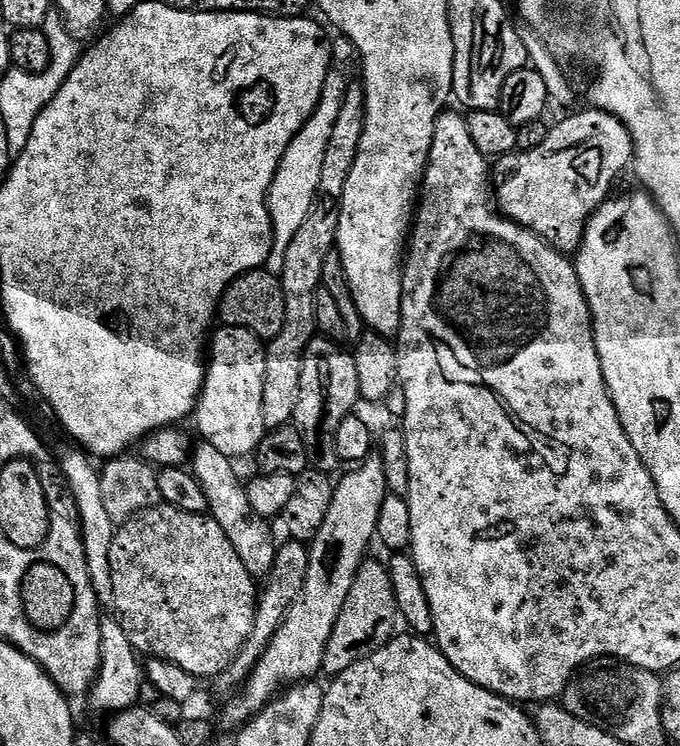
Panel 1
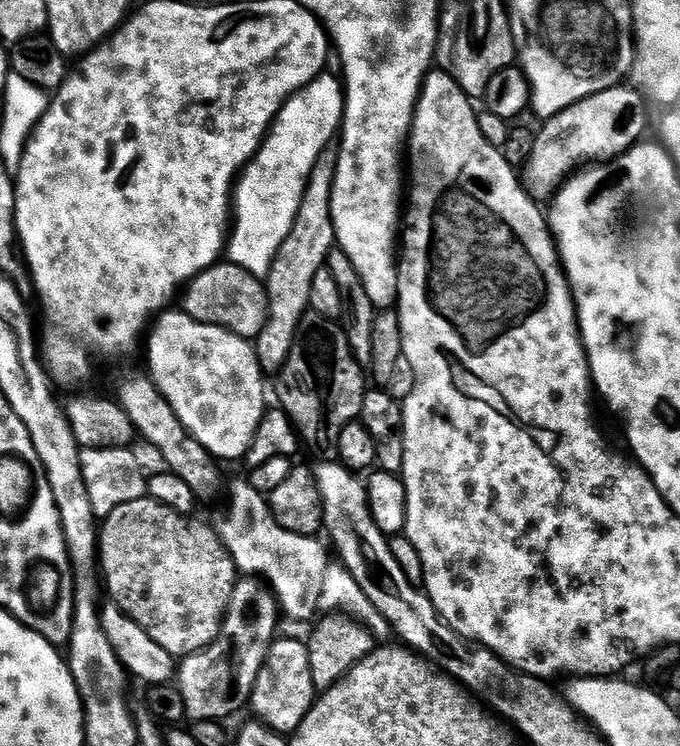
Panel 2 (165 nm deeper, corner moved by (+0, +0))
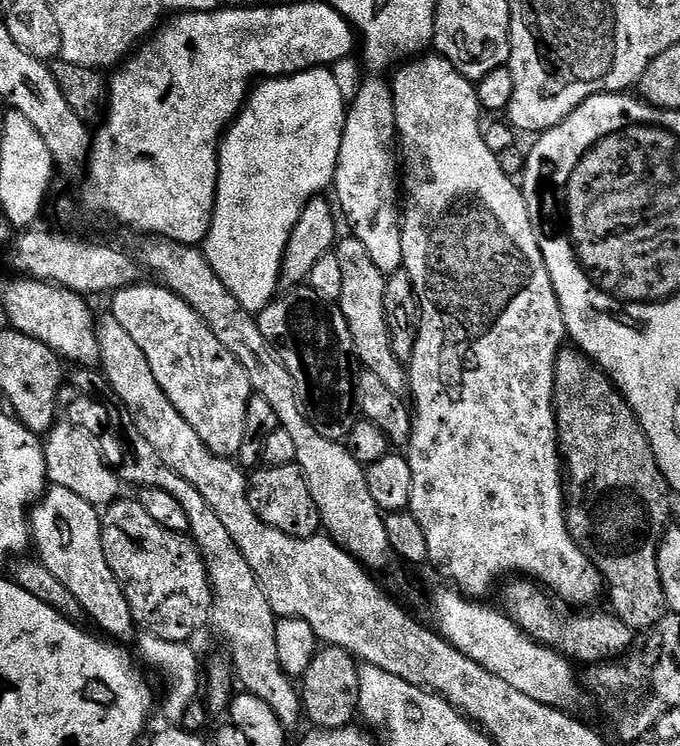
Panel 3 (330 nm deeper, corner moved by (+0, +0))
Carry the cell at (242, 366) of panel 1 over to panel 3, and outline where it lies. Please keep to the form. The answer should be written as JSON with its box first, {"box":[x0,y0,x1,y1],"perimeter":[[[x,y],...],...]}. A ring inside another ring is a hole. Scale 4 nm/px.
{"box":[111,282,254,457],"perimeter":[[[141,282],[118,289],[111,297],[111,316],[118,318],[126,334],[138,342],[142,354],[146,354],[146,362],[150,362],[150,370],[154,370],[154,378],[158,378],[158,386],[162,386],[166,398],[174,402],[174,410],[178,410],[178,414],[182,414],[182,418],[194,426],[198,438],[206,442],[215,456],[239,457],[242,433],[246,430],[246,406],[254,395],[250,378],[246,378],[246,370],[242,370],[238,358],[234,358],[234,354],[230,354],[230,350],[226,350],[226,346],[214,338],[204,319],[181,296],[176,296],[159,283],[148,283]]]}

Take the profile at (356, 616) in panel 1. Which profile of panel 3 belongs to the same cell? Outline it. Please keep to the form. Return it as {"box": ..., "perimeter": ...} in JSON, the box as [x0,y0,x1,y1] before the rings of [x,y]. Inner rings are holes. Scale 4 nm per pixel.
{"box":[299,646,361,729],"perimeter":[[[324,646],[317,651],[299,685],[300,698],[304,702],[303,715],[312,723],[313,729],[346,728],[357,719],[360,706],[360,670],[361,665],[356,657],[346,650]]]}

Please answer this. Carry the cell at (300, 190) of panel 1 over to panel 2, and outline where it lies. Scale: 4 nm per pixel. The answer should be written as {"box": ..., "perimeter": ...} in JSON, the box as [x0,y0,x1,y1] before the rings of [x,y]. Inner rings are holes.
{"box":[226,74,344,277],"perimeter":[[[321,74],[282,106],[259,152],[241,171],[234,188],[234,227],[226,244],[226,256],[231,263],[255,276],[267,277],[272,259],[294,226],[314,162],[341,131],[344,98],[343,83],[335,76]]]}

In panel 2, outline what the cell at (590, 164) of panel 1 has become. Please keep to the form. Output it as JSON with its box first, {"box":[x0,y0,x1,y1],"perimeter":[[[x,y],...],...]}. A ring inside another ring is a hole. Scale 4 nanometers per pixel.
{"box":[522,87,649,201],"perimeter":[[[628,87],[602,90],[543,121],[544,129],[536,132],[534,154],[522,172],[522,183],[533,200],[547,201],[579,166],[613,160],[643,137],[640,135],[648,128],[649,101],[639,87]]]}

